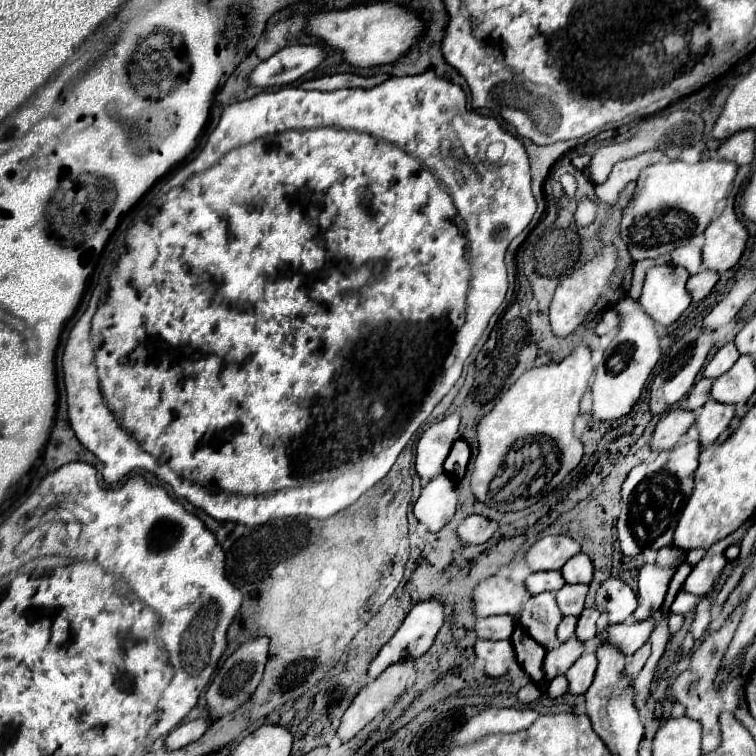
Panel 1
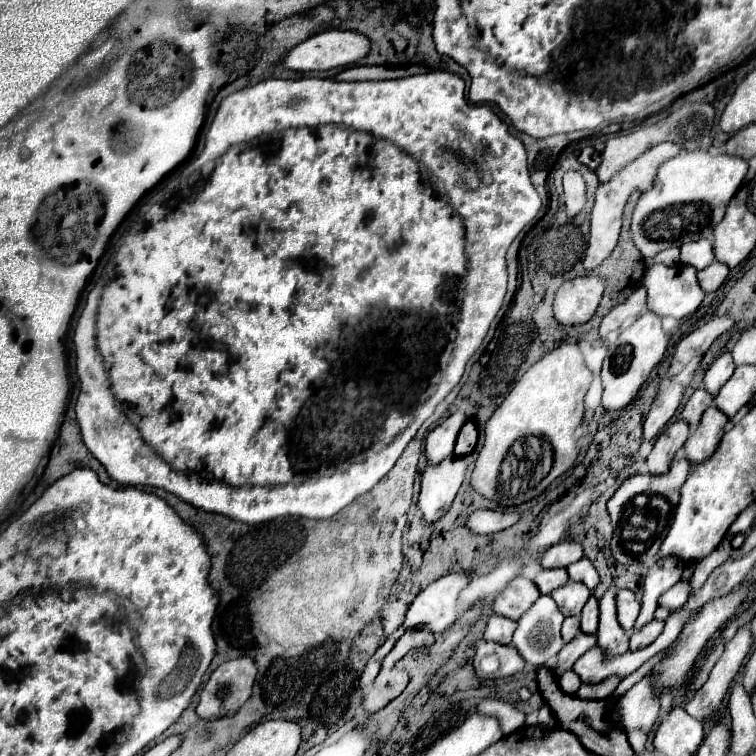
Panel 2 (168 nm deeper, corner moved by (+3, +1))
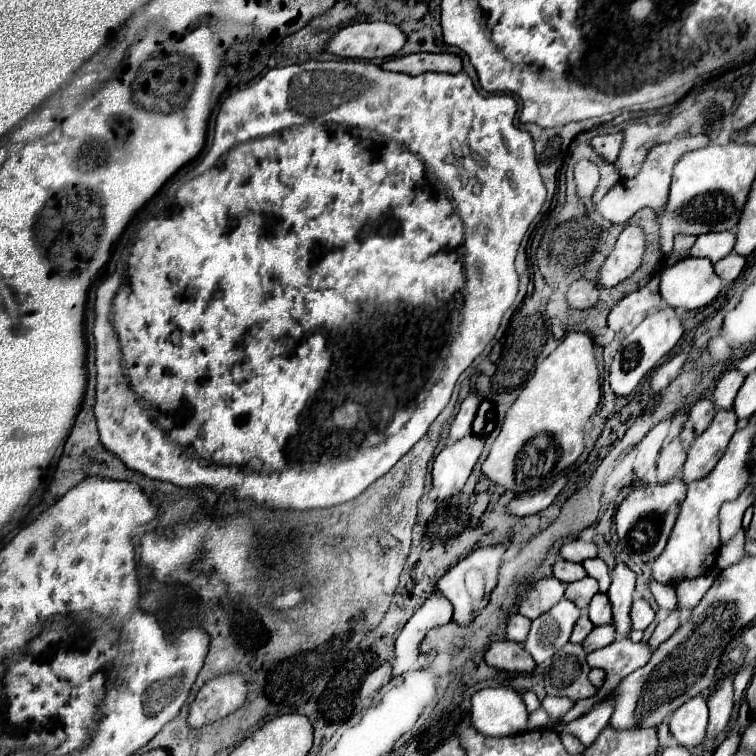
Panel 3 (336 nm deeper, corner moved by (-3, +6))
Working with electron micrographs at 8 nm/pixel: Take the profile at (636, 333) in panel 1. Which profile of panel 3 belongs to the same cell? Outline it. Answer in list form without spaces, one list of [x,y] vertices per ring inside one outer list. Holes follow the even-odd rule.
[[[662,308],[662,310],[646,316],[646,320],[642,324],[638,324],[622,340],[620,350],[614,356],[614,362],[610,366],[610,388],[614,390],[614,394],[628,396],[640,384],[640,380],[678,344],[682,334],[684,334],[684,328],[682,328],[680,318],[676,316],[674,308]]]

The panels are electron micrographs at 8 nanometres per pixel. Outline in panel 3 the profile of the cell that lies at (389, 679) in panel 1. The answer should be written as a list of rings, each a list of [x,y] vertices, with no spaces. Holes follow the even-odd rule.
[[[434,590],[428,596],[428,600],[406,622],[404,630],[400,632],[400,636],[396,640],[396,668],[394,668],[394,676],[404,674],[406,670],[414,668],[418,646],[420,646],[422,638],[426,638],[426,634],[434,626],[448,624],[452,620],[452,612],[454,612],[454,606],[438,590]]]

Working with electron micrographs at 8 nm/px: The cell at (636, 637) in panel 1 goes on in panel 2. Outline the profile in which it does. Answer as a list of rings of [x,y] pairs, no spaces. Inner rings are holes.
[[[650,621],[646,623],[640,631],[632,633],[632,639],[630,639],[630,649],[632,651],[638,651],[638,649],[644,649],[648,647],[660,633],[662,633],[662,627],[664,627],[664,621]]]

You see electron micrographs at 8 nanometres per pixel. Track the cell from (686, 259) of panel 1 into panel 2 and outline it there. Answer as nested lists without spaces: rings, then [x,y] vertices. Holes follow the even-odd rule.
[[[696,241],[696,243],[686,243],[680,247],[680,263],[692,265],[698,271],[708,267],[714,261],[712,257],[712,243],[710,241]]]

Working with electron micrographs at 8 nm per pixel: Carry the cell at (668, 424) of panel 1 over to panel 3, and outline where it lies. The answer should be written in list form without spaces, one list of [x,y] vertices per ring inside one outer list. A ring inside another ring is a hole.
[[[686,426],[678,438],[674,438],[666,448],[662,448],[658,458],[658,480],[664,484],[680,474],[680,468],[686,462],[688,448],[694,440],[694,428]]]

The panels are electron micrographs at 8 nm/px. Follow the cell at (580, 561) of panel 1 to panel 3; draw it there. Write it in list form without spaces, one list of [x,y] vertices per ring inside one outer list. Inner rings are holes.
[[[592,558],[592,560],[584,560],[582,566],[586,568],[588,576],[596,578],[600,582],[600,592],[608,592],[610,588],[610,572],[608,572],[608,566],[604,560],[600,558]]]

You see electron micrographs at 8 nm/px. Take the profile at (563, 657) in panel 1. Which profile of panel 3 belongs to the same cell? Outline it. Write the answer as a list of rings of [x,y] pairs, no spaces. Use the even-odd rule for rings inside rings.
[[[614,624],[596,626],[596,628],[586,636],[586,640],[582,642],[582,646],[584,646],[586,652],[592,652],[592,650],[598,650],[598,648],[608,646],[614,638],[616,638],[616,628],[614,628]]]

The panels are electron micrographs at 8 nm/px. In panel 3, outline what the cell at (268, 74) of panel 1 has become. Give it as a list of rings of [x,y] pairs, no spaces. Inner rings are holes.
[[[364,22],[340,30],[330,42],[328,52],[344,58],[388,58],[406,44],[404,32],[388,22]]]

